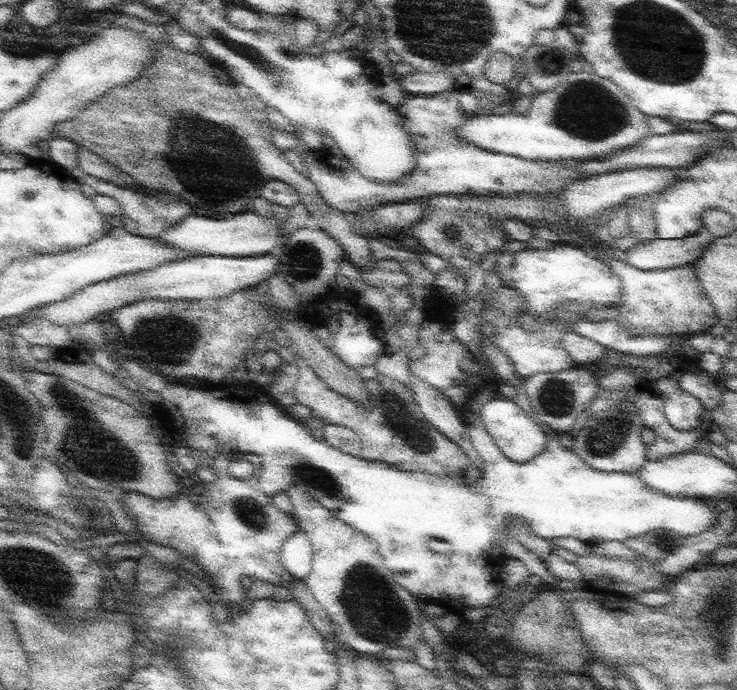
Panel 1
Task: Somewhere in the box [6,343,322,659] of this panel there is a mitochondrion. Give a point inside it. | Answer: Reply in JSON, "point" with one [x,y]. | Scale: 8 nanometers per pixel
{"point":[49,574]}

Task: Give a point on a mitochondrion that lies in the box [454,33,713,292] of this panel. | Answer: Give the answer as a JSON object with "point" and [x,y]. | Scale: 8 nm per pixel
{"point":[586,109]}

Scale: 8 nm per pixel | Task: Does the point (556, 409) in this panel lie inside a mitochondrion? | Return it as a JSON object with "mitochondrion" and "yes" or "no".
{"mitochondrion":"yes"}

